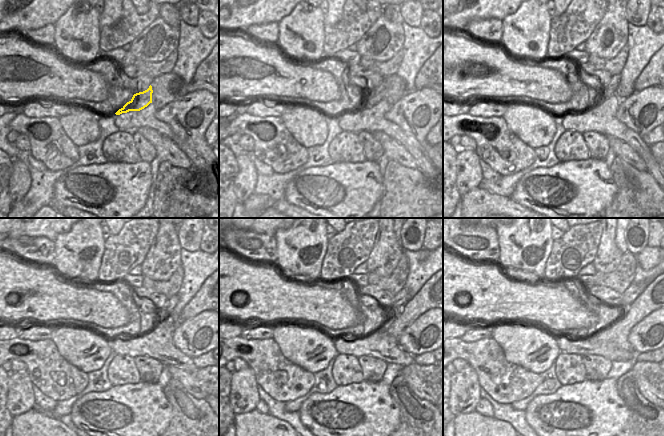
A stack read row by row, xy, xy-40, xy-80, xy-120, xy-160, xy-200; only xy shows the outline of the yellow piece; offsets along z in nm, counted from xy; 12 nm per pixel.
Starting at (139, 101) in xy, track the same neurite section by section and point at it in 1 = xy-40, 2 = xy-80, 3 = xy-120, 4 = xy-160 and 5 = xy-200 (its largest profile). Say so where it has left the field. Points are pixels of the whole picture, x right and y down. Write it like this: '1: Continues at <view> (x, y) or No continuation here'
1: Continues at xy-40 (370, 98)
2: Continues at xy-80 (604, 92)
3: Continues at xy-120 (162, 313)
4: Continues at xy-160 (401, 298)
5: Continues at xy-200 (634, 290).

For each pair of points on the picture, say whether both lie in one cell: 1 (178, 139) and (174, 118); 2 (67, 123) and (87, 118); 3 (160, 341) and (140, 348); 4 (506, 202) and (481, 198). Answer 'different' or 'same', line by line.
1: different
2: same
3: same
4: same

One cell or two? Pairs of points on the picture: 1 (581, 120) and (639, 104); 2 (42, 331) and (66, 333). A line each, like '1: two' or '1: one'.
1: two
2: two

